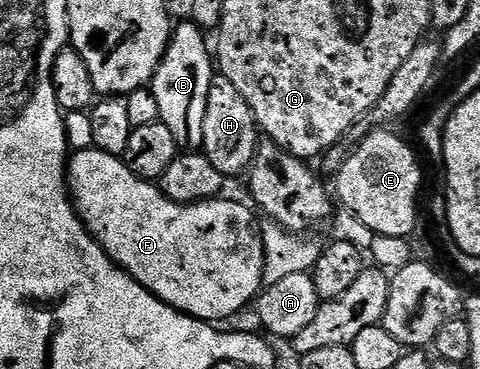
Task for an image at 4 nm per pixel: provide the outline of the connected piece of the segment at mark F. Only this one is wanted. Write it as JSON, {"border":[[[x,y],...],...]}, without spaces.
{"border":[[[86,147],[87,149],[79,149],[70,154],[67,162],[67,187],[71,195],[75,212],[79,218],[83,220],[83,226],[91,232],[96,243],[103,248],[119,264],[122,269],[133,279],[137,279],[137,283],[141,283],[153,295],[157,295],[165,303],[169,303],[175,309],[187,313],[191,317],[196,317],[202,321],[210,321],[212,323],[223,323],[226,317],[231,317],[234,313],[239,313],[247,304],[254,302],[258,298],[263,284],[263,243],[261,240],[261,229],[257,224],[255,226],[255,217],[242,205],[239,201],[223,201],[224,199],[212,199],[210,201],[196,201],[194,205],[182,205],[176,201],[169,200],[159,188],[158,184],[141,179],[137,175],[133,175],[133,171],[129,171],[129,167],[123,162],[122,157],[114,157],[105,151],[94,147]]]}

